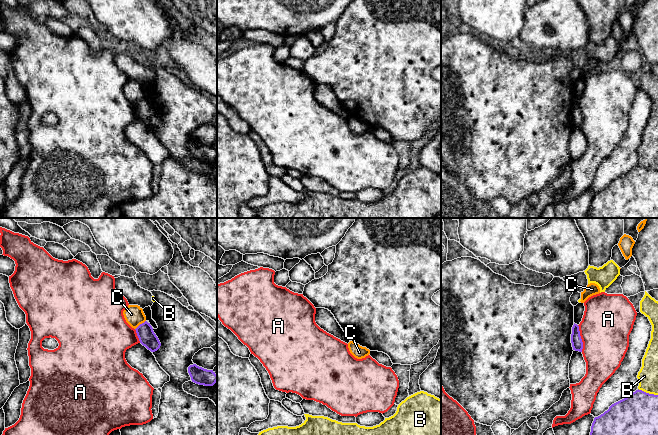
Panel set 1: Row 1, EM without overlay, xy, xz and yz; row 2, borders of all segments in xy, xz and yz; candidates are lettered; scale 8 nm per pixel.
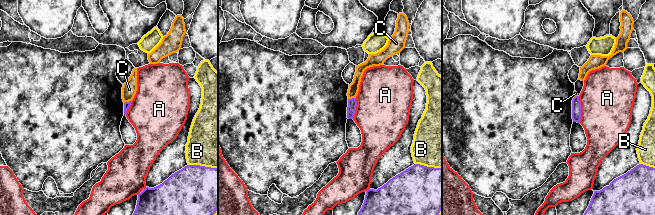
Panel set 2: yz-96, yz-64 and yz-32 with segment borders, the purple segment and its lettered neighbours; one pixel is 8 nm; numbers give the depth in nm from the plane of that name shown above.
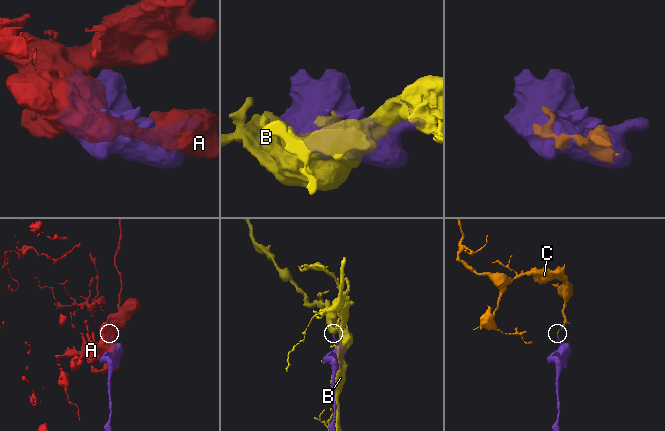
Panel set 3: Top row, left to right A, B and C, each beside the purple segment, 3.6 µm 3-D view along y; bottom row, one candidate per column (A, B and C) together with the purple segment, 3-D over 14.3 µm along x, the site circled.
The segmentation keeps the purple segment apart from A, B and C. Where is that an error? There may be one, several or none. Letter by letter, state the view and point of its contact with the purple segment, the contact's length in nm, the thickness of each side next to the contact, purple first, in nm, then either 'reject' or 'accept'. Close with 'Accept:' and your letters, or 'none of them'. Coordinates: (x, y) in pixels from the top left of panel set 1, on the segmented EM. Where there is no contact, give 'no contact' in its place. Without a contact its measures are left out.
A: meets purple in yz at (580, 338); contact 220 nm long; 90 nm thick on the purple side, 400 nm on the other; reject
B: meets purple in yz at (648, 393); contact 170 nm long; 340 nm thick on the purple side, 160 nm on the other; reject
C: meets purple in xy at (140, 324); contact 120 nm long; 140 nm thick on the purple side, 160 nm on the other; reject
Accept: none of them

